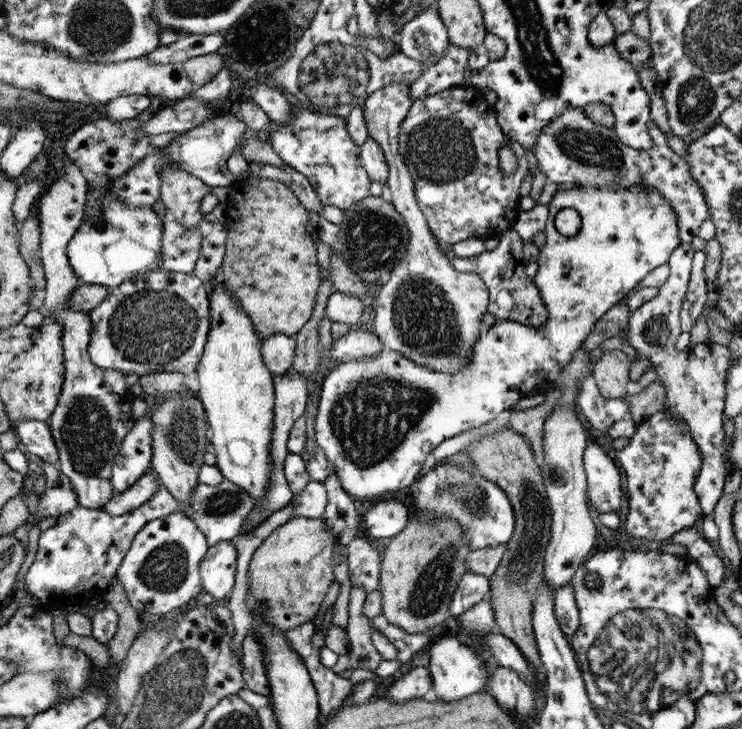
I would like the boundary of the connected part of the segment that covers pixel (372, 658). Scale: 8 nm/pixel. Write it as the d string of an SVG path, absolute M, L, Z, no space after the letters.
M353 586L349 600L349 619L344 628L349 636L351 647L349 650L349 666L358 670L376 670L382 662L381 654L374 646L371 632L371 621L365 615L364 601L367 592L361 586Z

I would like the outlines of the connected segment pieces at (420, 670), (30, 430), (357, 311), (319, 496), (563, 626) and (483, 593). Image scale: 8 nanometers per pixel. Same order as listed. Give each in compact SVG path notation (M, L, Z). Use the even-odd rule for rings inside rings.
M415 667L406 674L398 674L395 676L394 684L388 687L383 698L393 700L393 702L406 702L411 698L421 698L433 688L431 674L426 667Z
M39 419L19 421L14 432L29 456L36 455L48 463L59 461L59 448L46 422Z
M333 292L328 299L325 316L332 322L350 324L354 327L366 319L369 311L358 297L344 292Z
M308 482L300 494L294 494L290 502L293 518L318 519L327 505L327 490L322 482Z
M570 582L556 591L553 611L560 630L565 635L571 636L579 629L579 608L577 607L574 589Z
M468 571L462 575L449 606L459 616L484 599L490 591L490 577Z

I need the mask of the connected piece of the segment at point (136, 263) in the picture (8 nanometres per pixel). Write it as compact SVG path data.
M106 195L106 200L108 204L104 206L102 222L96 225L90 219L85 219L68 245L67 255L80 284L113 288L137 274L150 273L159 268L163 260L164 220L150 206L126 206L112 195Z

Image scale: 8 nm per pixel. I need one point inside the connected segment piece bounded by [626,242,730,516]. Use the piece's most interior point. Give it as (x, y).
(694, 379)

